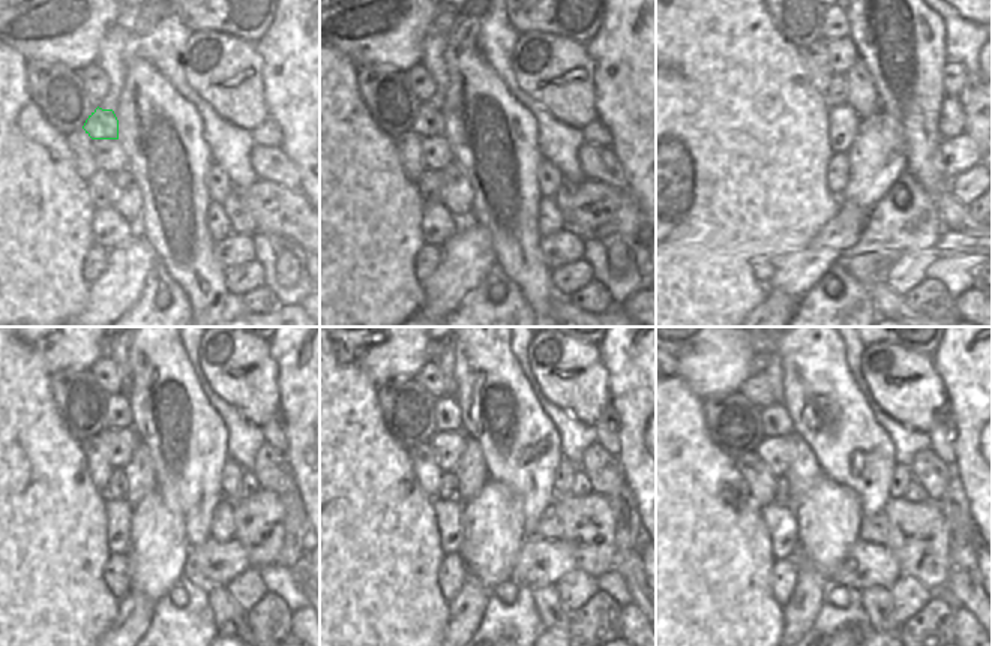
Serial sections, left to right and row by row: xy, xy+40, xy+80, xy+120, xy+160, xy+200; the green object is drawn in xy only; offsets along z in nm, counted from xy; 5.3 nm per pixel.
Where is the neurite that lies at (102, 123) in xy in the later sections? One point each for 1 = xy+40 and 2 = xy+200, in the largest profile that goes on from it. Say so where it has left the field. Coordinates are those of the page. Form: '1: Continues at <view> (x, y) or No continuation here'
1: Continues at xy+40 (429, 122)
2: Continues at xy+200 (775, 420)

